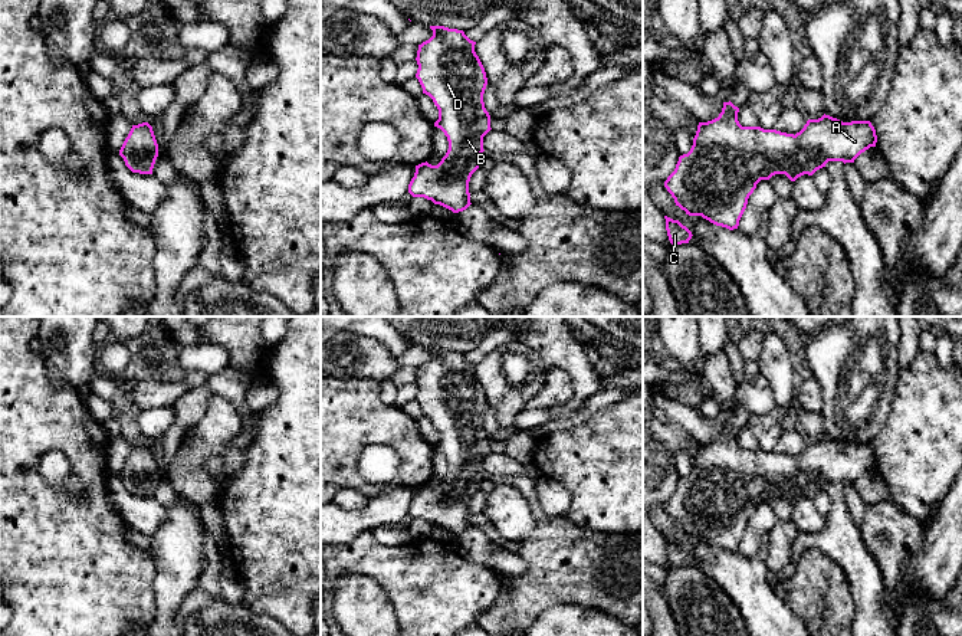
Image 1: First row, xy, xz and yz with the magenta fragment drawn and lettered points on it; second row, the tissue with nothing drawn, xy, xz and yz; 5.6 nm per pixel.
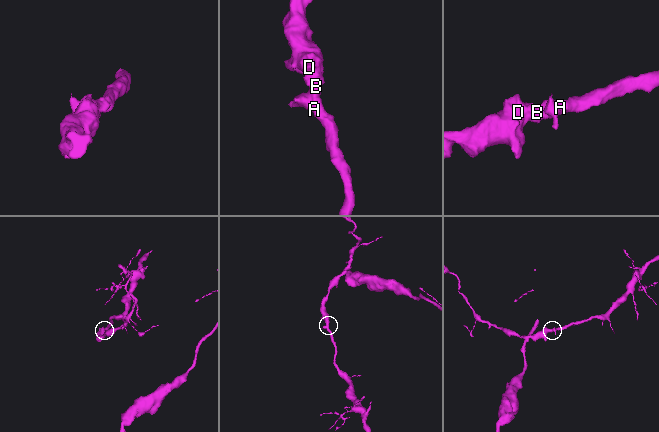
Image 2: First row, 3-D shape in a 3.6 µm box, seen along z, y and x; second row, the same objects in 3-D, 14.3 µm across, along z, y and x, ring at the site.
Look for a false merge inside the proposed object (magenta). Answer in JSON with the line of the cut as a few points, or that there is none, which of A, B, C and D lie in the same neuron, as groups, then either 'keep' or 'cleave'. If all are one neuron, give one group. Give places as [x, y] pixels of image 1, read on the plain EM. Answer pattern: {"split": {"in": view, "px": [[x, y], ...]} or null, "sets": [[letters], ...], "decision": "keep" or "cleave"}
{"split": null, "sets": [["A", "B", "C", "D"]], "decision": "keep"}

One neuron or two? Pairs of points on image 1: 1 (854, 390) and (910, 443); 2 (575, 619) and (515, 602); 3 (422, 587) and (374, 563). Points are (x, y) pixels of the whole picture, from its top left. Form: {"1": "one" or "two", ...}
{"1": "two", "2": "two", "3": "one"}

